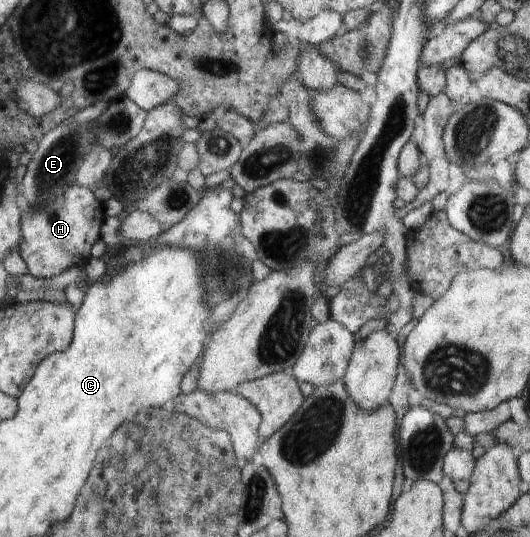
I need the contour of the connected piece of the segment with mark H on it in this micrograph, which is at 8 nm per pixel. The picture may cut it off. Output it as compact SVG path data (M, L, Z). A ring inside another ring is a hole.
M73 184L62 197L38 205L33 211L23 214L19 253L29 268L28 274L50 279L74 266L83 267L89 260L89 250L97 242L99 228L103 224L101 220L105 218L103 206L97 202L93 193L88 188Z

